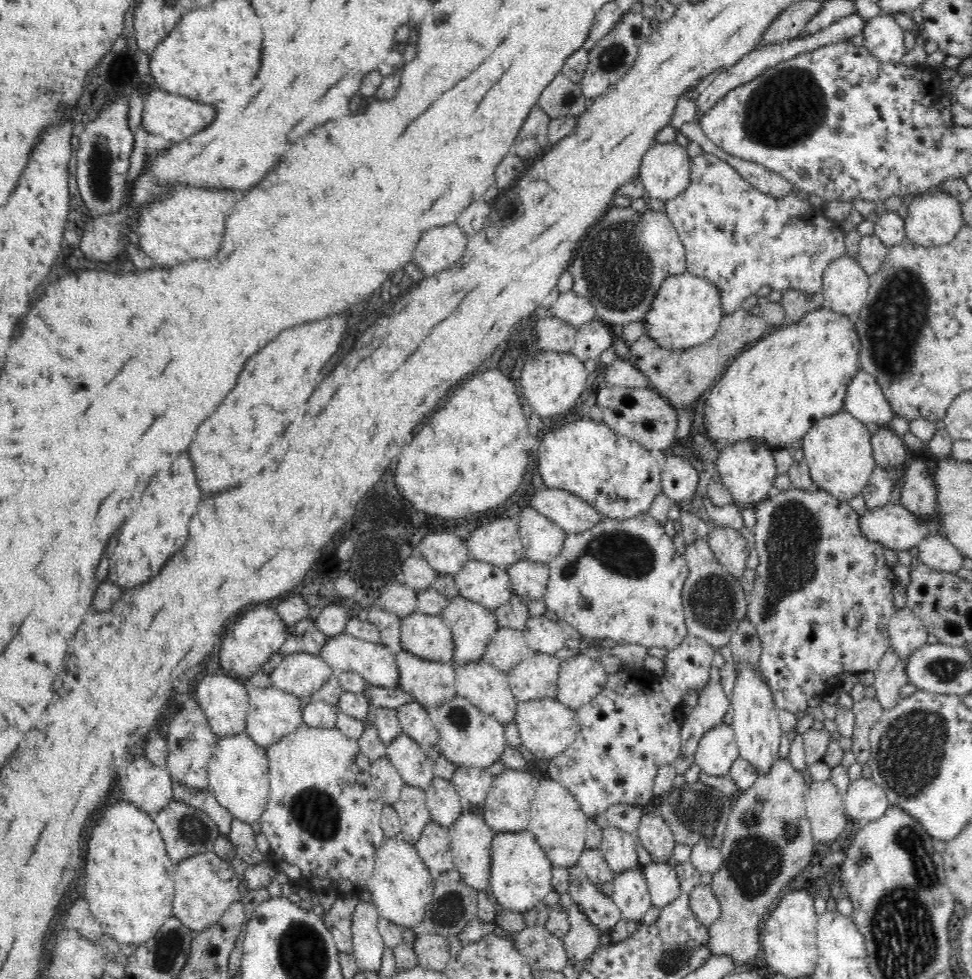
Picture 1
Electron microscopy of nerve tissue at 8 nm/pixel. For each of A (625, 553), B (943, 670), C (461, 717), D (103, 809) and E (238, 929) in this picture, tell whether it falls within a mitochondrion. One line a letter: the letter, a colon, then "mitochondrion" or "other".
A: mitochondrion
B: mitochondrion
C: mitochondrion
D: other
E: other

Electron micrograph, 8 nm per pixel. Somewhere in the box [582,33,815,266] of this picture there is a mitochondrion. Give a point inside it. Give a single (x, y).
(612, 57)

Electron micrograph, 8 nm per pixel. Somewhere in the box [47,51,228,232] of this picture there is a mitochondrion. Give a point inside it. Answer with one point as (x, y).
(100, 155)

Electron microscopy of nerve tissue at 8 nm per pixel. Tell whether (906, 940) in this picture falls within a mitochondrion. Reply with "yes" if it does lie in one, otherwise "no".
yes

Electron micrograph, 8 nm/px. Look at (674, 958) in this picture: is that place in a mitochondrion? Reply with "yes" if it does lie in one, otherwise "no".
yes

